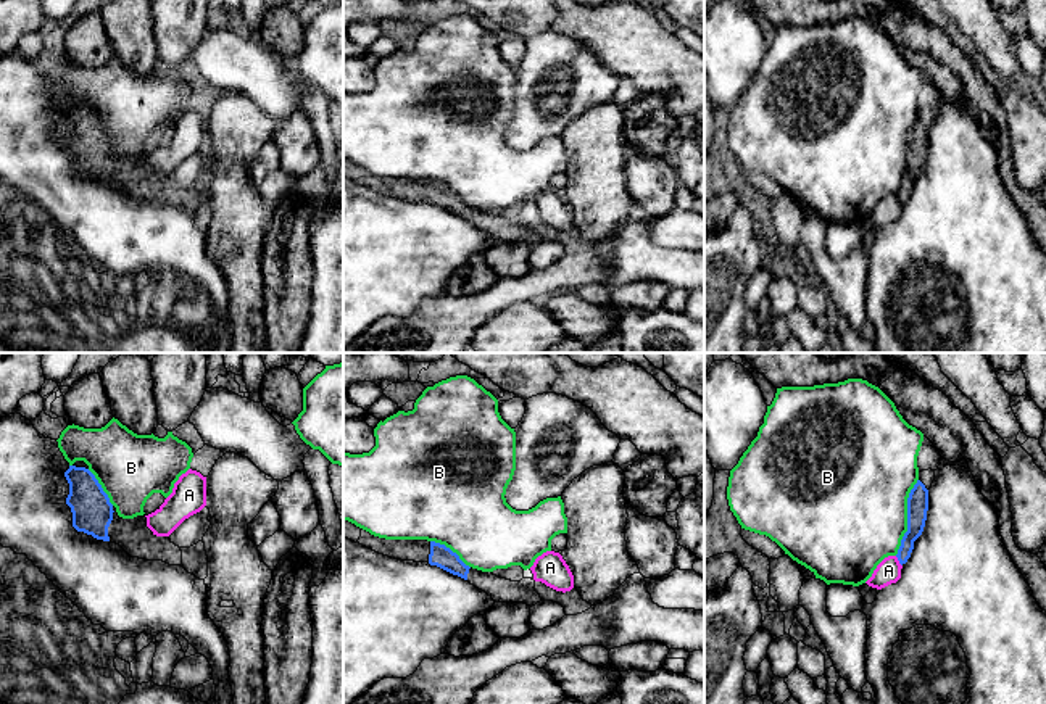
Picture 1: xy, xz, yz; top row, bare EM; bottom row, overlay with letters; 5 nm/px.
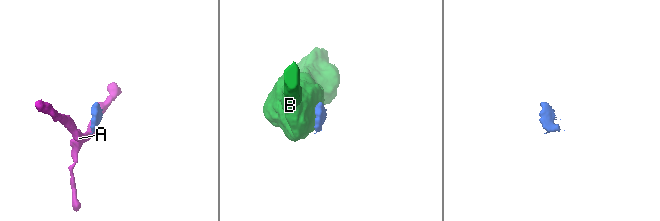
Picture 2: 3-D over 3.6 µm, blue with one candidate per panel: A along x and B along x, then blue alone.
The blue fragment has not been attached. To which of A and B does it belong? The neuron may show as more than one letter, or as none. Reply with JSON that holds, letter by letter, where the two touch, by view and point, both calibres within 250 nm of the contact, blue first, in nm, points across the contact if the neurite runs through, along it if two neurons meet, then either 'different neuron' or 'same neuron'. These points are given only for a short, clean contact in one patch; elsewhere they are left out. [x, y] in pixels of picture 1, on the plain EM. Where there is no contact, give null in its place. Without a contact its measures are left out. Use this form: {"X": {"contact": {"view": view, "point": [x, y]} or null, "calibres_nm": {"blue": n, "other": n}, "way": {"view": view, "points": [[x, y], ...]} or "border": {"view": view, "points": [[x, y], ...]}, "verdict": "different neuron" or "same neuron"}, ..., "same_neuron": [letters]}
{"A": {"contact": {"view": "yz", "point": [898, 198]}, "calibres_nm": {"blue": 100, "other": 120}, "border": {"view": "yz", "points": [[895, 195], [901, 205]]}, "verdict": "different neuron"}, "B": {"contact": {"view": "yz", "point": [908, 157]}, "calibres_nm": {"blue": 110, "other": 500}, "verdict": "different neuron"}, "same_neuron": []}

